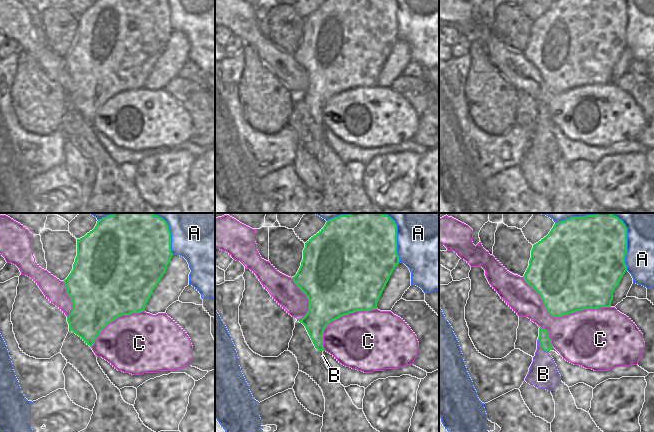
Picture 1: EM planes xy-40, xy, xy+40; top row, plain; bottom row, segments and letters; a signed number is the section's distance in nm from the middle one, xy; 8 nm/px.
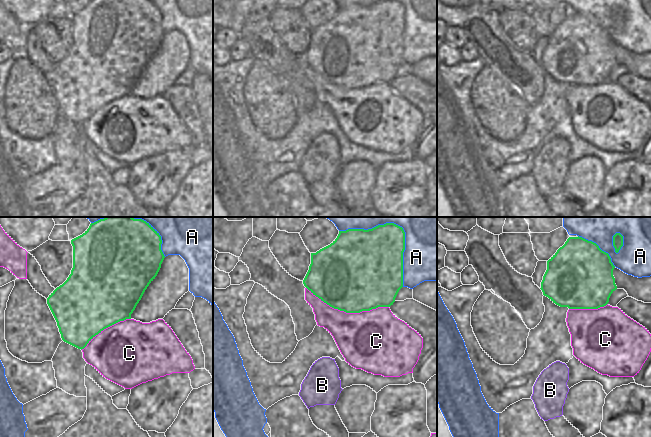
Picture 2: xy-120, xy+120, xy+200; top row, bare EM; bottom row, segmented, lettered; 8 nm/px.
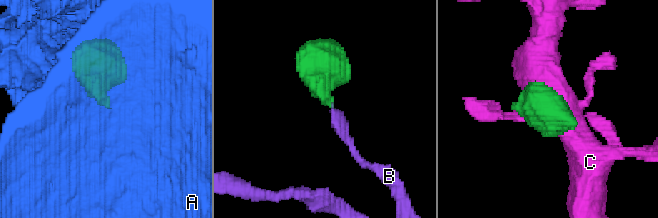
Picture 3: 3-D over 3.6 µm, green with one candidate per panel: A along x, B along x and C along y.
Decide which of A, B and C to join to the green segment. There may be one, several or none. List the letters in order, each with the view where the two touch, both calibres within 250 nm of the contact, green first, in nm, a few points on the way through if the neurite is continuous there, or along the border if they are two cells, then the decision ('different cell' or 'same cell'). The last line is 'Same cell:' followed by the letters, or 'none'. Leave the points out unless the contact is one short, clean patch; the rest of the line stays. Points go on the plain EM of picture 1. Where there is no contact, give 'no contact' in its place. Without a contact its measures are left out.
A: contact in xy+40; calibres 460 and 220 nm; different cell
B: contact in xy+40; calibres 90 and 240 nm; way xy+40 (543, 114), (541, 123), (543, 150); same cell
C: contact in xy+40; calibres 460 and 440 nm; different cell
Same cell: B

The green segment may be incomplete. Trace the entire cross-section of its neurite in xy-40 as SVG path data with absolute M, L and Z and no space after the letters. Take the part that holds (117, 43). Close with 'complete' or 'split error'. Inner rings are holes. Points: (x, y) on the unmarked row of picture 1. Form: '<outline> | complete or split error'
M96 0L92 7L77 15L77 32L73 46L63 57L73 80L71 90L67 93L69 107L92 123L99 110L112 97L122 91L145 87L145 82L165 50L172 32L168 0Z | complete

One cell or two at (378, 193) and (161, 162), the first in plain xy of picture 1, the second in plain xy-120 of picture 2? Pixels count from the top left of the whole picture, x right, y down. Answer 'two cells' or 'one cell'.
one cell

